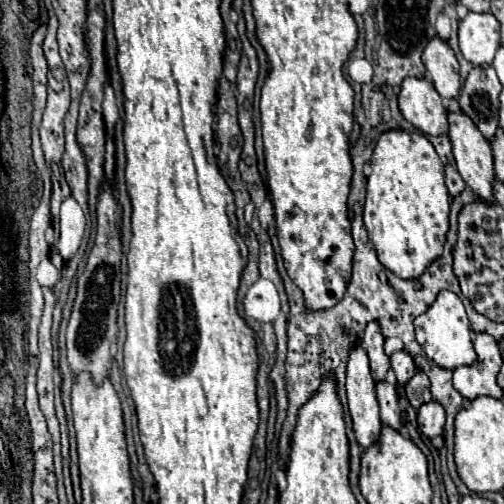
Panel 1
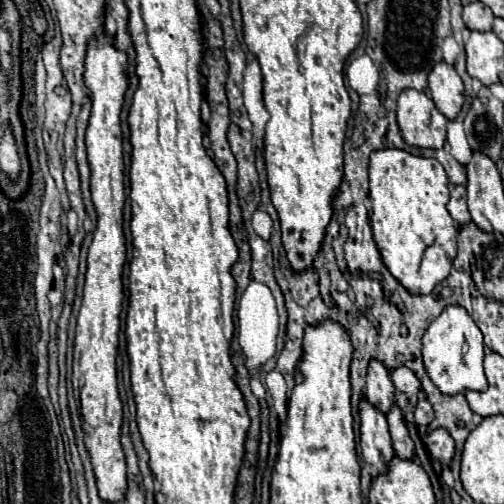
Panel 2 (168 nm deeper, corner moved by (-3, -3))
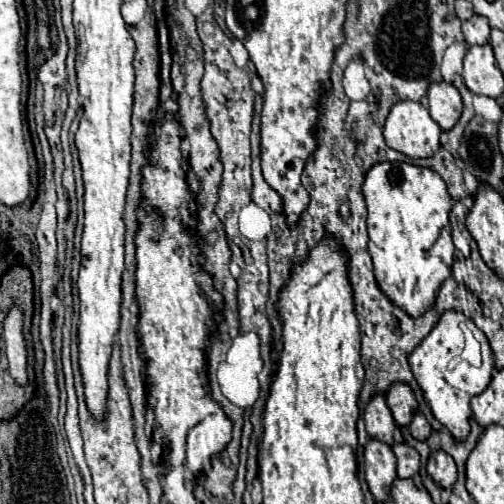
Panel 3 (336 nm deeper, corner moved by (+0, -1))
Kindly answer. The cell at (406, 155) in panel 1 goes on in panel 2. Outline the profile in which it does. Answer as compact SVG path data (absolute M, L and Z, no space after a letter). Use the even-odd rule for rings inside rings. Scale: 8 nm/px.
M380 149L376 153L372 153L370 157L370 203L372 203L372 217L370 217L370 223L372 223L372 235L374 235L374 241L378 245L378 251L382 255L382 261L384 265L388 267L388 271L414 295L428 295L434 291L434 287L438 283L442 283L448 275L450 275L450 269L452 269L452 259L456 257L456 235L458 235L458 225L456 221L452 219L452 215L448 213L446 209L446 203L448 203L448 195L450 195L450 181L446 177L446 171L444 167L436 161L436 159L430 159L430 157L418 157L418 155L412 155L404 149Z

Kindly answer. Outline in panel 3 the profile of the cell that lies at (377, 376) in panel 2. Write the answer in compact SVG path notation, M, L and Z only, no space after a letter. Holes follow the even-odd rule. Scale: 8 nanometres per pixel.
M381 395L371 397L371 401L365 407L365 425L367 425L367 435L371 439L377 439L389 447L393 447L393 431L395 431L395 421L391 417L391 411Z

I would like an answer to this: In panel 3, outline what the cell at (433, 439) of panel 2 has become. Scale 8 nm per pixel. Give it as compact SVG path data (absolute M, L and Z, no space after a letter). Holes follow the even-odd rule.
M445 451L431 453L429 463L427 463L427 473L441 487L453 487L453 483L457 481L457 467L455 467L453 459L449 459L449 455L445 455Z

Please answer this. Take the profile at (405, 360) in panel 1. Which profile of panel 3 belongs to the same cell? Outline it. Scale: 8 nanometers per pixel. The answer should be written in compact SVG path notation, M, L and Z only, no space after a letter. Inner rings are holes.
M395 383L385 395L385 401L393 413L393 419L399 427L407 427L417 411L417 401L411 391L411 387L405 387L405 383Z

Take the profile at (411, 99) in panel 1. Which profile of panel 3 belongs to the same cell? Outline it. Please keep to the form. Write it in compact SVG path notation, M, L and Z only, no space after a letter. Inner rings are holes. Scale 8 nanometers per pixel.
M401 101L391 109L383 125L383 137L387 147L411 159L431 157L441 147L441 127L421 103L413 101Z

